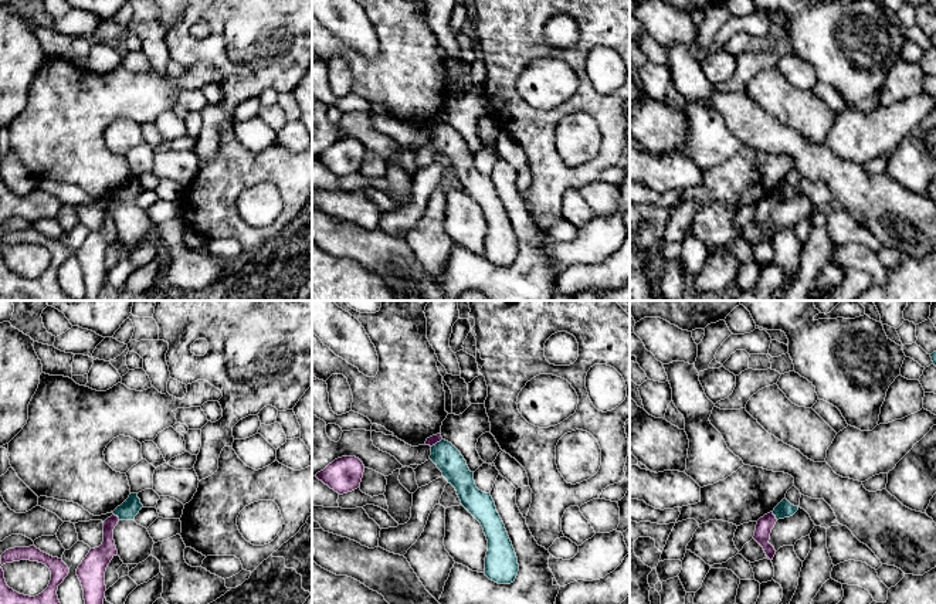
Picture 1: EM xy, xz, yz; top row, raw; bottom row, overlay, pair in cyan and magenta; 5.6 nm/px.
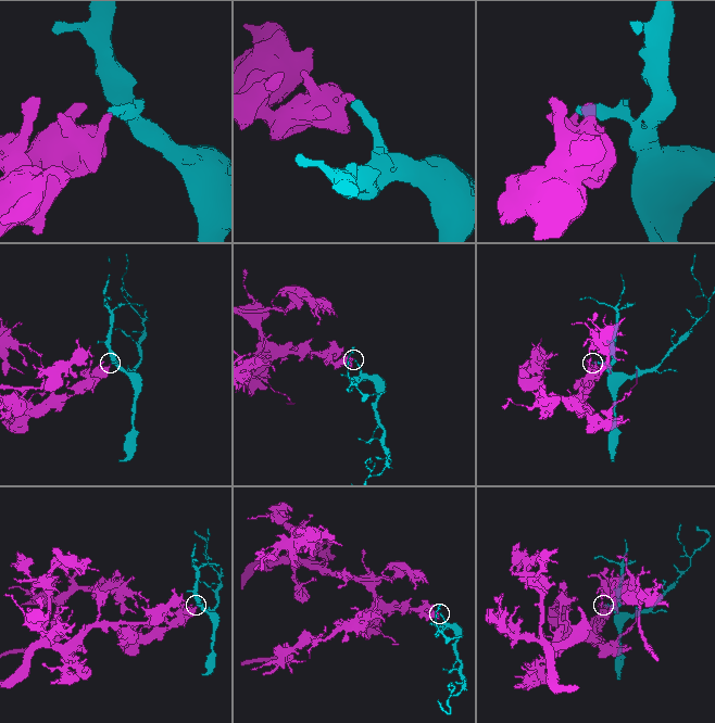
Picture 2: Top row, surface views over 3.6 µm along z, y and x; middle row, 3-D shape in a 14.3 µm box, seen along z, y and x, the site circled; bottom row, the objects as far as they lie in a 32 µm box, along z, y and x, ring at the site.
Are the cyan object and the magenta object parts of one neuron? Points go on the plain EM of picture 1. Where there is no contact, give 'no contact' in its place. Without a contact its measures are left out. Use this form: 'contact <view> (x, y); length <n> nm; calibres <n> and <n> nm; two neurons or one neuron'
contact xz (437, 125); length 80 nm; calibres 160 and 50 nm; two neurons

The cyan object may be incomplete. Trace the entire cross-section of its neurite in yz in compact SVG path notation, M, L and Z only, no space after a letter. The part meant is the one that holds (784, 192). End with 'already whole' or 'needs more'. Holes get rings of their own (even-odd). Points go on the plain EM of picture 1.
M783 181L773 193L776 201L784 201L793 198L798 193L798 189L791 187L787 181Z | already whole

